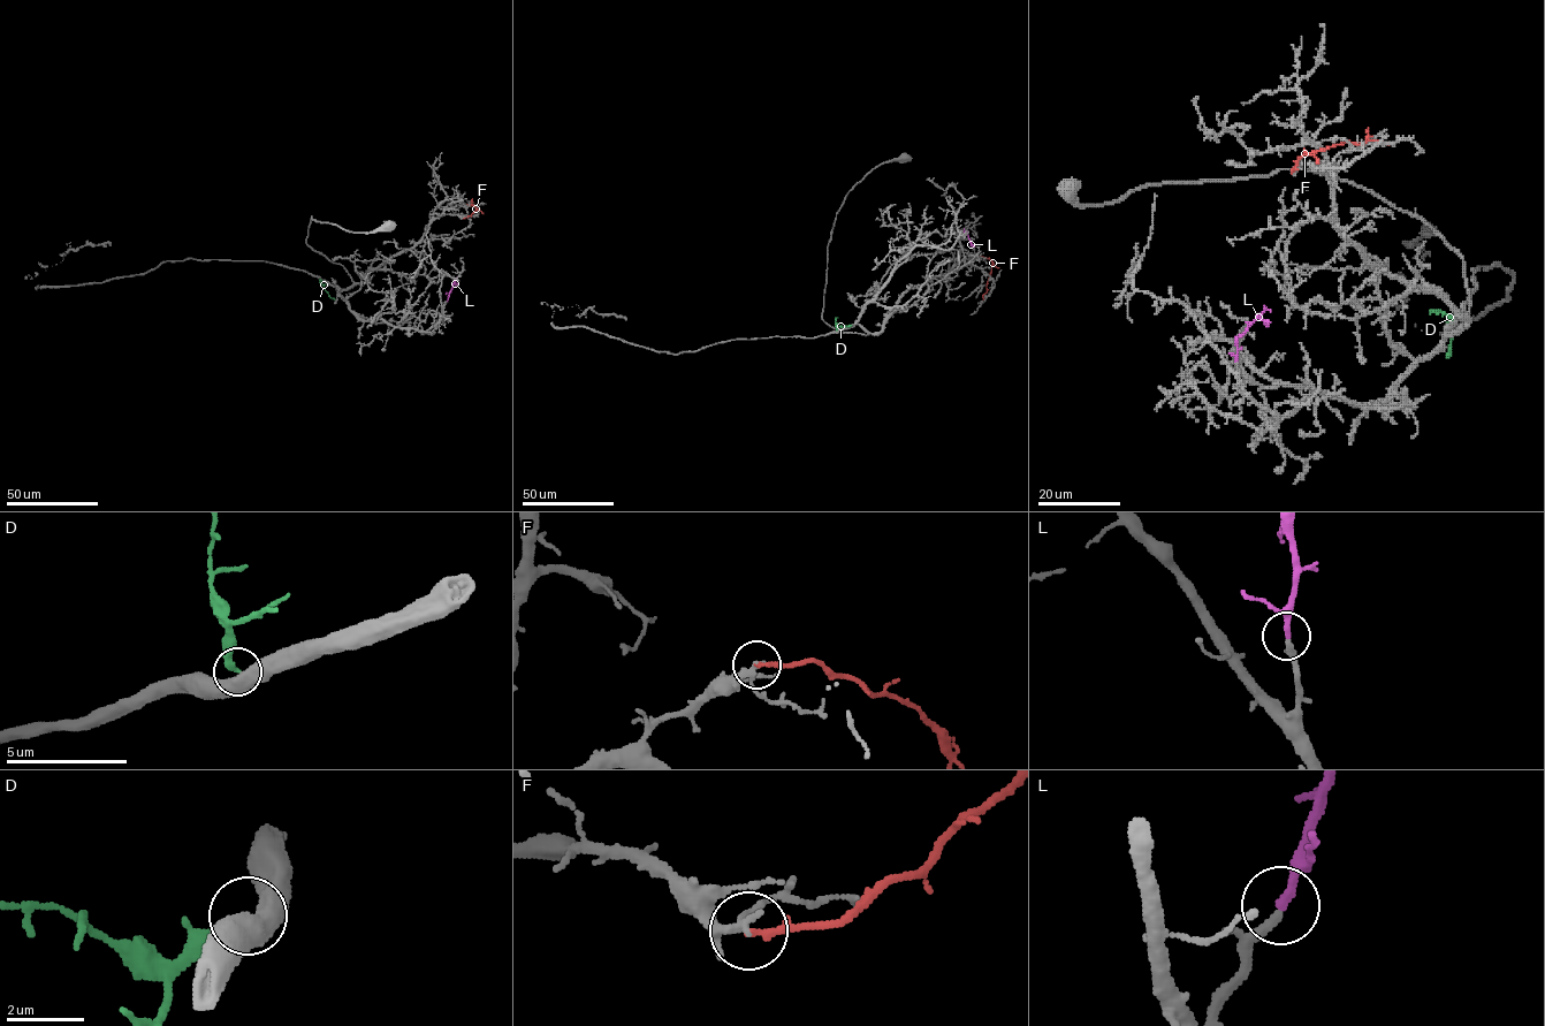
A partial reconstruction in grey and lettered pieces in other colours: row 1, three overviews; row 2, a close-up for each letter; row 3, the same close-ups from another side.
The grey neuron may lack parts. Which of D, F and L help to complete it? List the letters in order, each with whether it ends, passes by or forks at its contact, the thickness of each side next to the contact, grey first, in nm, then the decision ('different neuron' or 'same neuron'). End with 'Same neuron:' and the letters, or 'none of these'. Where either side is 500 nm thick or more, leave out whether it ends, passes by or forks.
D: calibres 600 and 240 nm; different neuron
F: it ends; calibres 200 and 190 nm; different neuron
L: it ends; calibres 260 and 240 nm; same neuron
Same neuron: L

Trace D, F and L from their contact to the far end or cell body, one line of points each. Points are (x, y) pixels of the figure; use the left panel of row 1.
D: (321, 280), (328, 296), (336, 298)
F: (462, 218), (477, 210), (472, 204), (466, 205)
L: (447, 301), (457, 279)

